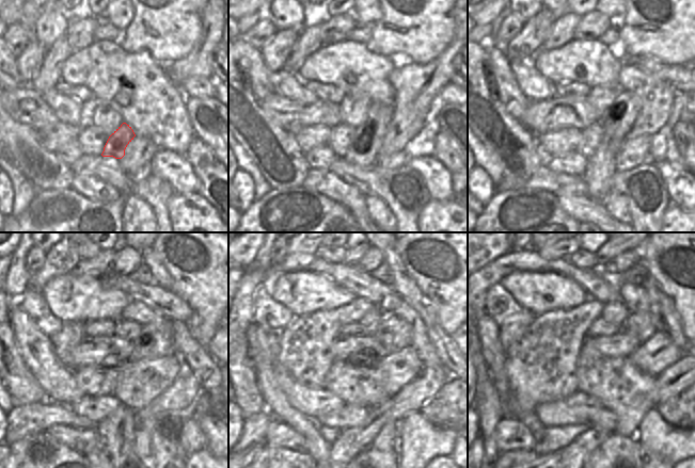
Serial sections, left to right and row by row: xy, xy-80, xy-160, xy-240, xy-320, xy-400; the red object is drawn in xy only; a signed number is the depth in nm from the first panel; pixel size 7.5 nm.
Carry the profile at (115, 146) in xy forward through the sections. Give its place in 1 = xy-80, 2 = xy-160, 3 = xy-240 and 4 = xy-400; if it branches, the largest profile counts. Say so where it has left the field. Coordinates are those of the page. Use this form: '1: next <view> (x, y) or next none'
1: next xy-80 (368, 136)
2: next xy-160 (617, 120)
3: next xy-240 (116, 431)
4: next xy-400 (638, 324)

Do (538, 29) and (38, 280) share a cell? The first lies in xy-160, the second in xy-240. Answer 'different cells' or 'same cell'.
same cell

